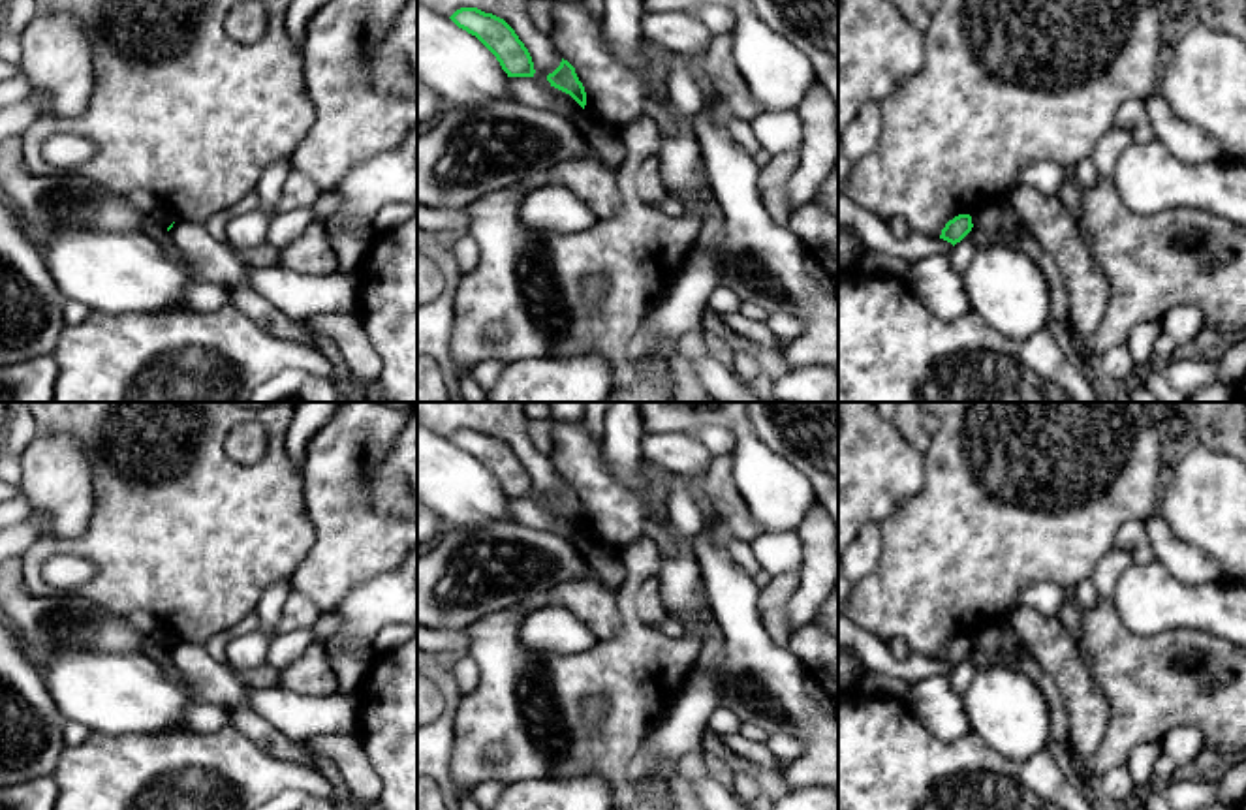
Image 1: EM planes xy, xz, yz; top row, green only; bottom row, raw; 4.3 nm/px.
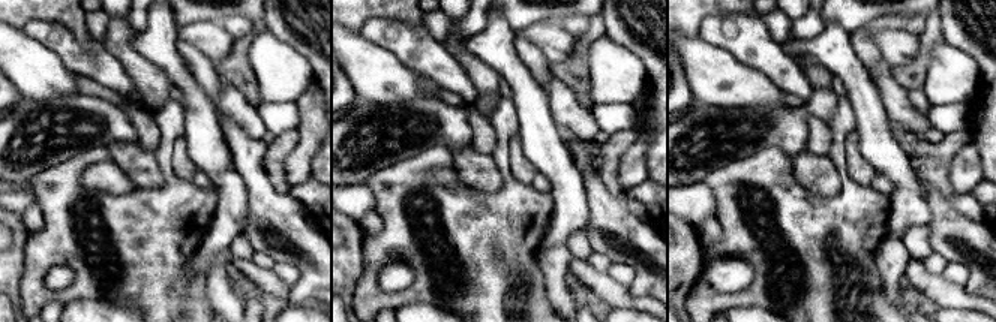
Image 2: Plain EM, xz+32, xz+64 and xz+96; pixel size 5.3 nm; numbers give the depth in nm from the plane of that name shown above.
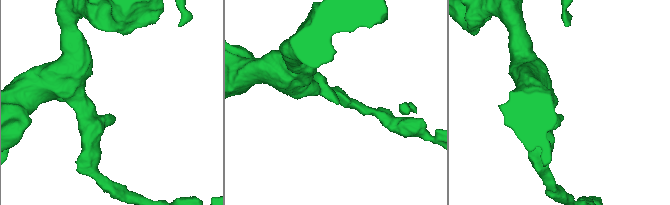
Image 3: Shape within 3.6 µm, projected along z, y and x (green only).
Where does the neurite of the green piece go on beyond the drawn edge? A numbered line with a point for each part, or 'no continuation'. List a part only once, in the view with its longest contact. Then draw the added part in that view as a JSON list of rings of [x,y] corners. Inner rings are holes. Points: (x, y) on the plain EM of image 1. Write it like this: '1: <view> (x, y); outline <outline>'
no continuation

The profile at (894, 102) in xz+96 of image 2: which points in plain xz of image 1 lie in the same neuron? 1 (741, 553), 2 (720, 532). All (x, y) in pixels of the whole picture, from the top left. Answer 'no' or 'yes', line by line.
1: yes
2: yes

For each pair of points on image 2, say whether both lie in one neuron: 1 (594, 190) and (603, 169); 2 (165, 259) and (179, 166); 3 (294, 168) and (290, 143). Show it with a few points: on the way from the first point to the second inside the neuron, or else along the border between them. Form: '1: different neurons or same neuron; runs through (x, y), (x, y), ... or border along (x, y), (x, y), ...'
1: different neurons; border along (599, 144), (594, 174), (612, 193), (623, 195)
2: different neurons; border along (177, 138), (171, 168), (191, 181)
3: different neurons; border along (297, 129), (297, 146), (287, 160), (290, 186)

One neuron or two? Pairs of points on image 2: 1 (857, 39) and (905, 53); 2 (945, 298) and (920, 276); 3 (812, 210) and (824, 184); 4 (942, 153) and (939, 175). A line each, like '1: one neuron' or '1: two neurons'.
1: two neurons
2: one neuron
3: two neurons
4: one neuron

